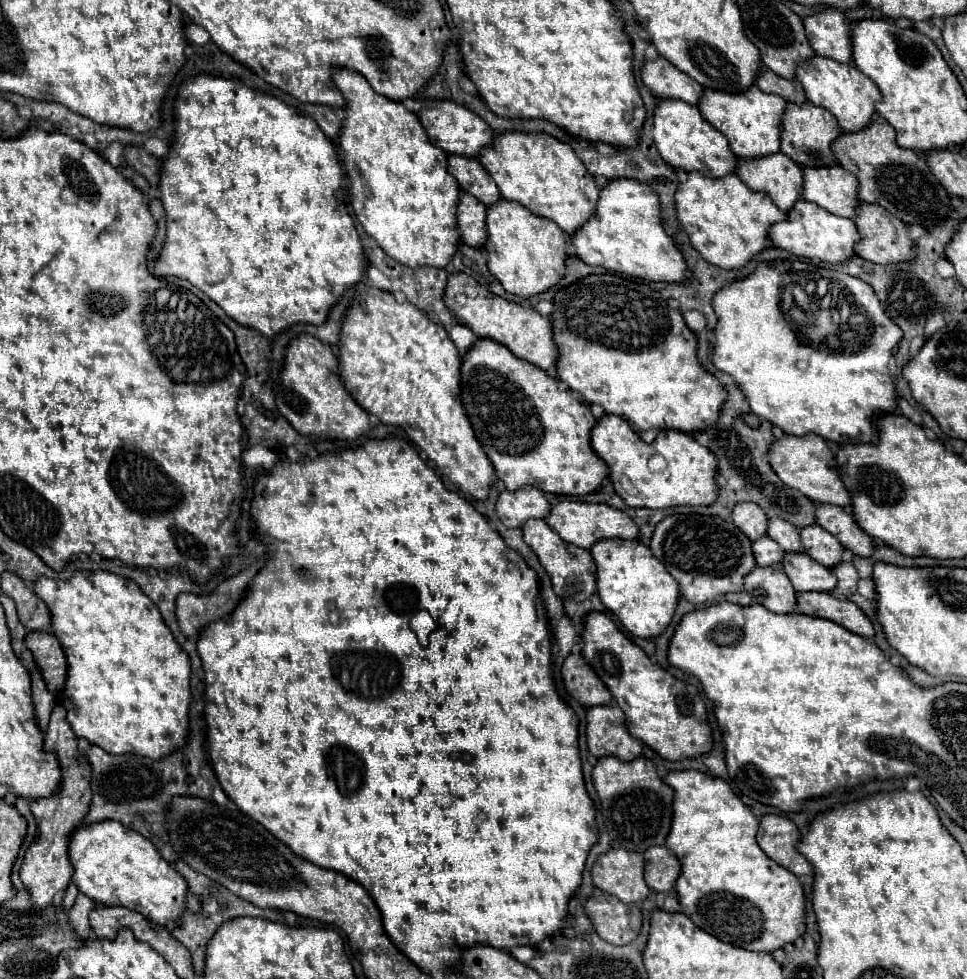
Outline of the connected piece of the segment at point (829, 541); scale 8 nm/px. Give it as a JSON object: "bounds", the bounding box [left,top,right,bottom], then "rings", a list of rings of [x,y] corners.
{"bounds":[800,526,842,568],"rings":[[[806,526],[800,528],[802,538],[802,552],[806,552],[810,558],[820,562],[826,568],[836,566],[842,560],[842,544],[822,526]]]}

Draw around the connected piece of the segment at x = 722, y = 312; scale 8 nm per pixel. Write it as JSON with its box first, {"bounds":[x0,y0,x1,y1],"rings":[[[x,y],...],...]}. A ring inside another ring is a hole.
{"bounds":[710,260,902,444],"rings":[[[776,260],[776,262],[768,262],[768,264],[758,264],[750,276],[746,276],[742,280],[734,280],[728,286],[722,286],[712,298],[712,308],[716,312],[718,322],[714,328],[714,344],[710,348],[710,360],[720,372],[734,378],[734,382],[742,390],[742,394],[748,400],[750,410],[754,414],[758,414],[764,420],[772,422],[774,426],[782,428],[786,434],[794,434],[794,436],[804,436],[808,432],[814,432],[814,434],[828,438],[836,444],[850,444],[850,442],[858,442],[858,440],[860,442],[874,442],[876,440],[876,430],[872,426],[872,414],[886,414],[886,412],[892,412],[896,408],[898,394],[896,394],[896,388],[894,388],[890,372],[888,372],[888,360],[890,360],[890,350],[896,348],[898,340],[902,338],[902,330],[886,316],[878,298],[874,296],[874,290],[866,282],[862,282],[850,274],[844,274],[844,272],[828,270],[822,266],[812,266],[810,262],[804,262],[804,260]],[[820,280],[824,280],[824,296],[818,296],[818,282]],[[832,300],[836,300],[836,306],[838,306],[838,314],[840,314],[838,322],[830,312]]]}

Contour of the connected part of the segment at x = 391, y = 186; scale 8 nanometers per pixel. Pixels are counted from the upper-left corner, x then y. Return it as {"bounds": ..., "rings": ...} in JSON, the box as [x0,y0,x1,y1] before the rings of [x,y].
{"bounds":[332,68,460,266],"rings":[[[334,68],[332,82],[342,92],[344,104],[344,124],[340,130],[340,162],[348,176],[348,194],[354,208],[356,220],[364,226],[368,236],[378,242],[378,246],[394,260],[406,266],[446,266],[456,252],[460,242],[458,228],[454,220],[454,202],[458,202],[460,188],[456,180],[446,170],[446,154],[436,148],[418,122],[418,116],[404,108],[402,102],[390,100],[376,94],[362,74],[350,68]]]}

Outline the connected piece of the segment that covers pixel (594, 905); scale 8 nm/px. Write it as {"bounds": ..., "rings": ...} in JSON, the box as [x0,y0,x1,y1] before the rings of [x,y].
{"bounds":[584,892,640,944],"rings":[[[596,892],[586,900],[584,908],[596,934],[610,944],[628,944],[640,932],[640,904],[624,904],[610,894]]]}

